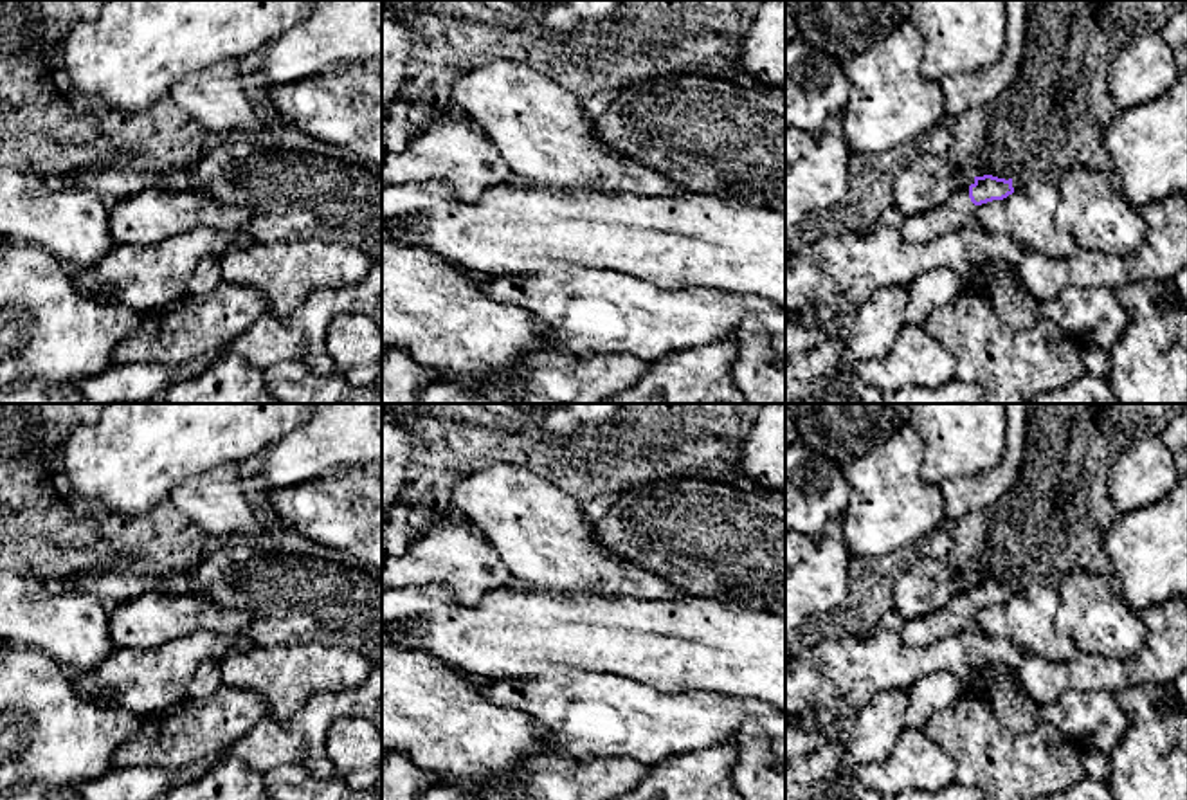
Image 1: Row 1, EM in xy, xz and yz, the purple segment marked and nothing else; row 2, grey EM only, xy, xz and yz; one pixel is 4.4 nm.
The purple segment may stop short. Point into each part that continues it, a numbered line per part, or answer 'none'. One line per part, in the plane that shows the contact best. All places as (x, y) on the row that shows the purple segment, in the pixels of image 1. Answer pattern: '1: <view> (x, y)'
1: yz (959, 211)

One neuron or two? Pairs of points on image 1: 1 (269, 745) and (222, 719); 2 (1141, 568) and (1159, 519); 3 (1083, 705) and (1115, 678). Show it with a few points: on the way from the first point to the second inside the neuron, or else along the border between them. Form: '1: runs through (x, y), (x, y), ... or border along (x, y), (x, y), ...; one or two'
1: border along (267, 714), (233, 741), (218, 759); two
2: runs through (1153, 555), (1159, 550), (1159, 532); one
3: border along (1115, 692), (1065, 689), (1060, 694); two

